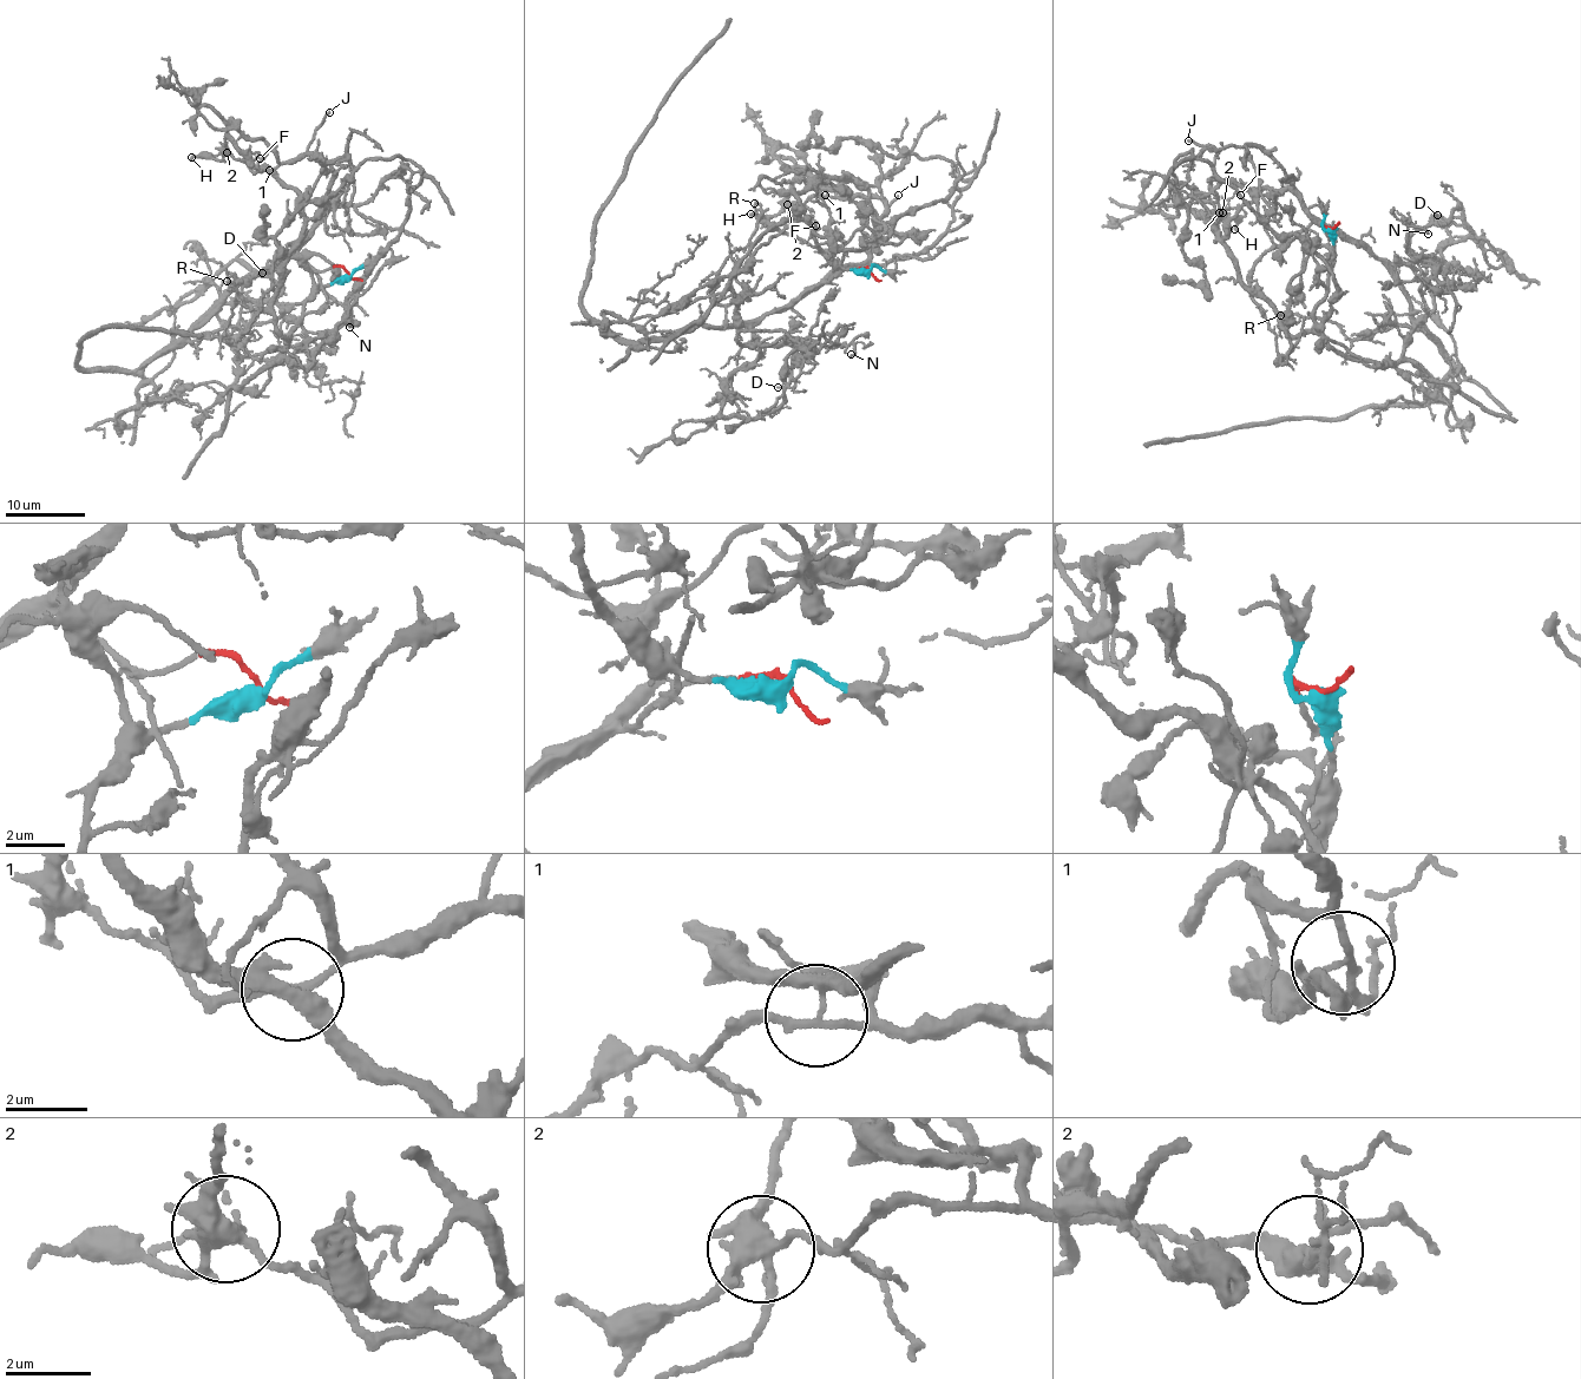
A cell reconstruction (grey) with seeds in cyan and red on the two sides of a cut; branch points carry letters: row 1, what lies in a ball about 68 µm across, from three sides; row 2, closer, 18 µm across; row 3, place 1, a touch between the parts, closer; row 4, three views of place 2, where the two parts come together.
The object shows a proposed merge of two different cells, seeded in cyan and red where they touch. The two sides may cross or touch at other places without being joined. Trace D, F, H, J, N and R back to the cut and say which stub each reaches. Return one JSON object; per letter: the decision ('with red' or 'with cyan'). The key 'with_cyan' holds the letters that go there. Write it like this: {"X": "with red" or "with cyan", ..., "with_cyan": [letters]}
{"D": "with red", "F": "with red", "H": "with cyan", "J": "with red", "N": "with red", "R": "with red", "with_cyan": ["H"]}

